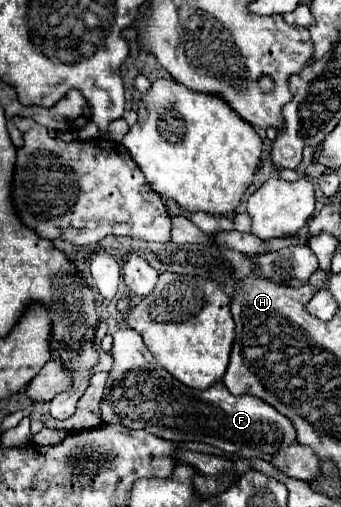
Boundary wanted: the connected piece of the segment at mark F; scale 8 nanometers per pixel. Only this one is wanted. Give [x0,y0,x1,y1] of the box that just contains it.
[102,328,296,456]

